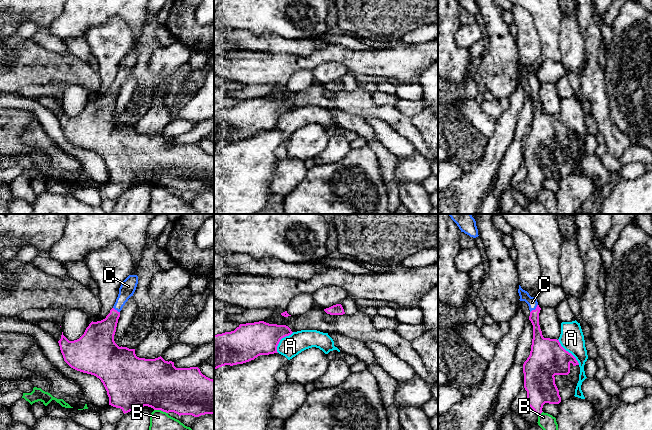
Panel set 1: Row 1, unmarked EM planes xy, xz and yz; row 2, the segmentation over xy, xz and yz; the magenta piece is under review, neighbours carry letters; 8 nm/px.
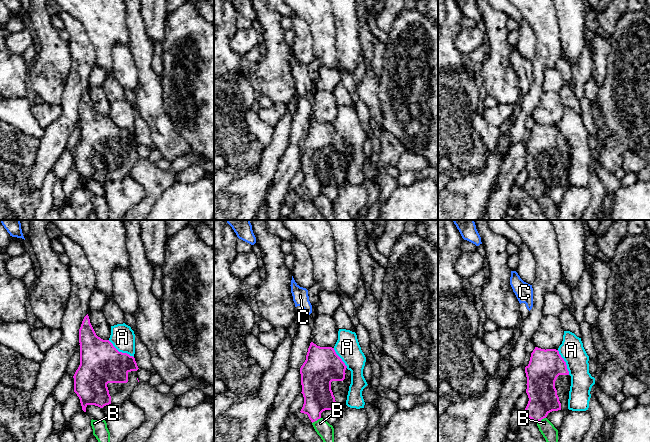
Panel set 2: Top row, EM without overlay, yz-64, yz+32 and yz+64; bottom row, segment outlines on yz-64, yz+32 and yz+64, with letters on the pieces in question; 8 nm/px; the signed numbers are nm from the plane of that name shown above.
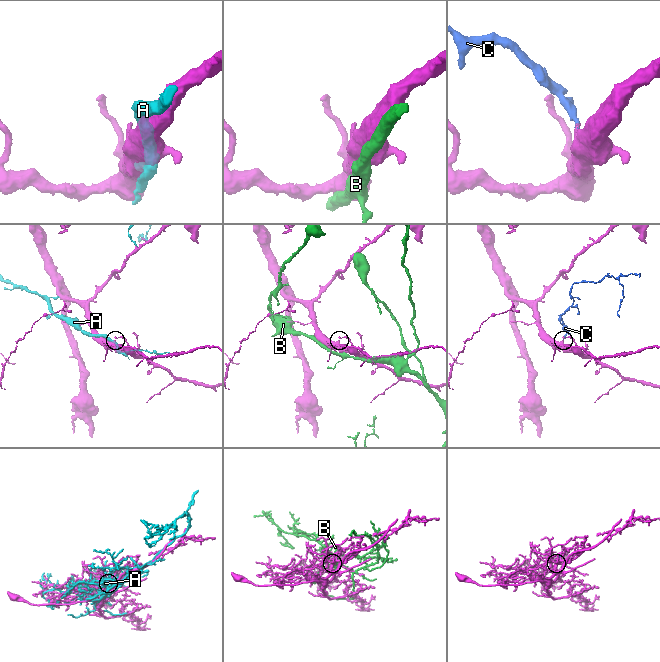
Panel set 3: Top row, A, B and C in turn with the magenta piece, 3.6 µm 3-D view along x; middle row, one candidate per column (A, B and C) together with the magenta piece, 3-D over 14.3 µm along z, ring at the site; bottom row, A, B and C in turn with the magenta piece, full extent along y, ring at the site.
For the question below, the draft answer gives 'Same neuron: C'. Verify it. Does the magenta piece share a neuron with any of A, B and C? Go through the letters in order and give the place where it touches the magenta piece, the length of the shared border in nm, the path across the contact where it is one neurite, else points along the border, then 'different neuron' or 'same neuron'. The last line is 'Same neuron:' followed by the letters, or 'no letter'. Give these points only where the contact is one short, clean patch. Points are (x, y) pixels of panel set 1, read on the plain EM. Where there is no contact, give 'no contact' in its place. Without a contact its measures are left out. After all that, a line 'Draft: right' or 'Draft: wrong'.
A: meets magenta in yz at (567, 127); contact 260 nm long; different neuron
B: meets magenta in xy at (161, 186); contact 120 nm long; different neuron
C: meets magenta in yz at (535, 85); contact 90 nm long; runs through yz (538, 116), (535, 85), (532, 78); same neuron
Same neuron: C
Draft: right

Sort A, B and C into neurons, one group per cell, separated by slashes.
A / B / C

